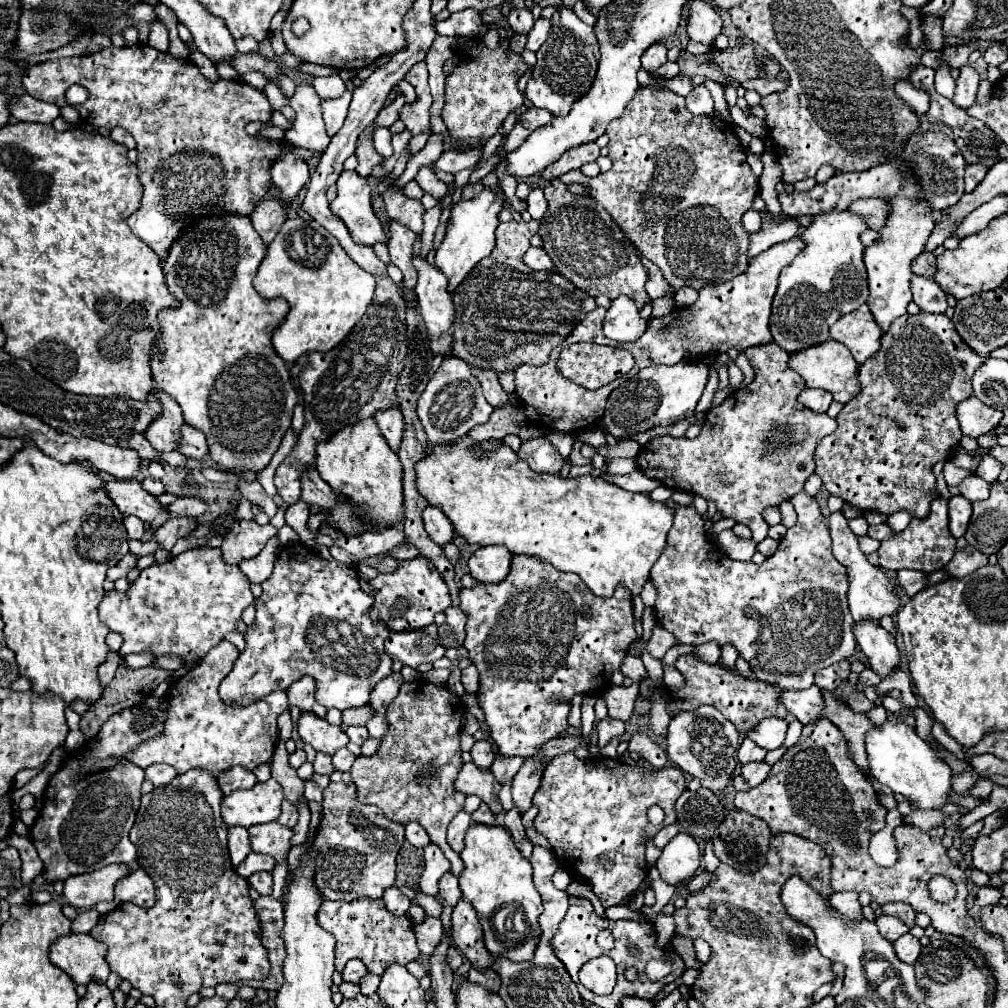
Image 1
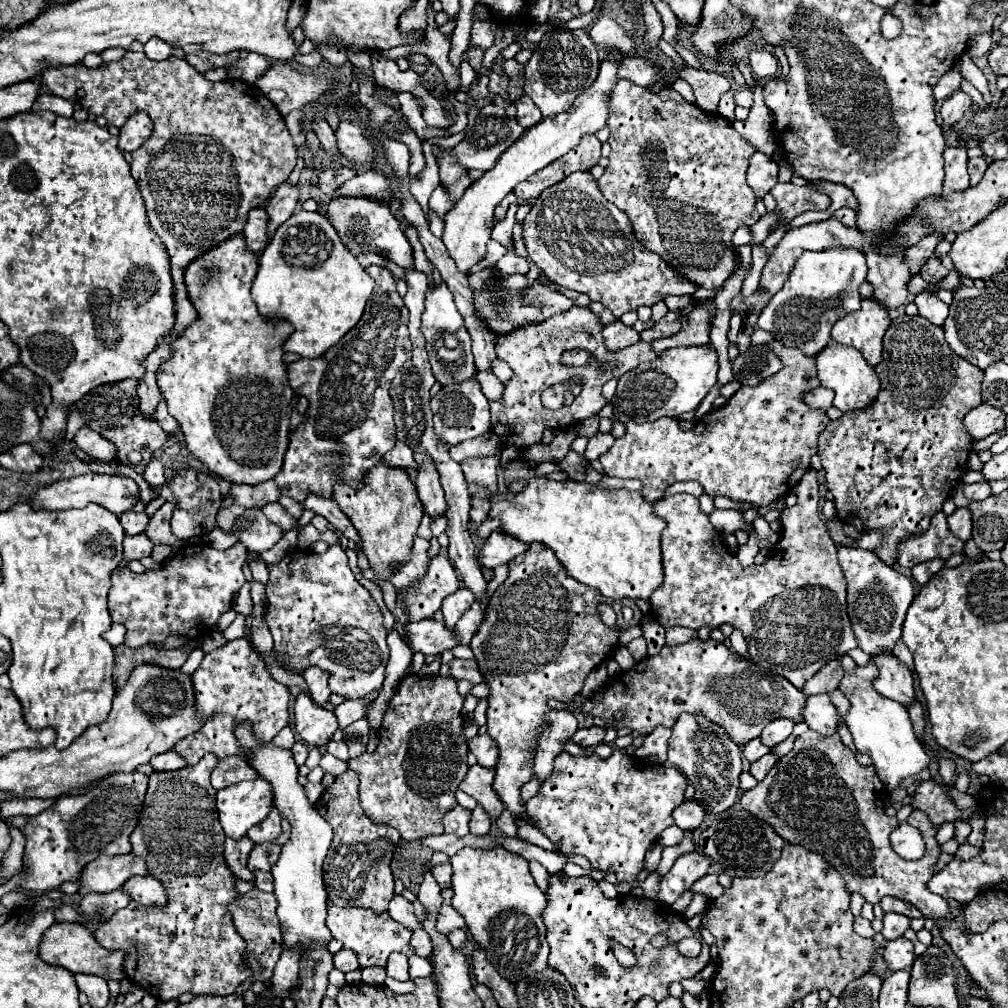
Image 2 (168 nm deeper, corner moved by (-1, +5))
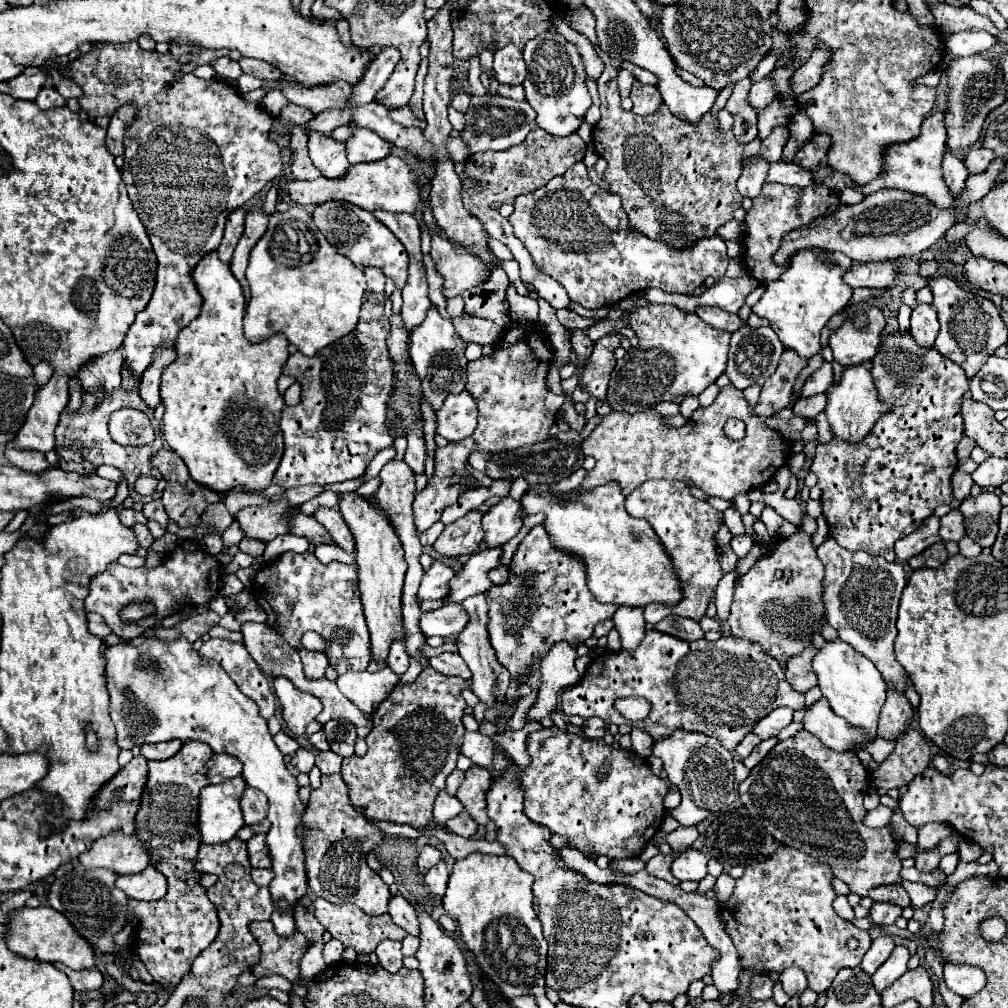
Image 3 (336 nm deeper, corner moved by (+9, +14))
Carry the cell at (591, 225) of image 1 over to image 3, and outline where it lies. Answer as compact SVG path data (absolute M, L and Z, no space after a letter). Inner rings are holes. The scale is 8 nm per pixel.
M584 162L574 164L574 168L568 168L568 172L564 172L562 176L552 178L546 186L530 194L518 196L514 200L514 212L508 220L514 226L514 234L530 252L538 270L542 274L552 276L556 282L560 282L566 288L570 300L590 310L602 308L602 306L616 306L620 300L652 286L664 292L688 294L688 292L694 292L710 276L720 280L728 266L726 244L718 236L698 240L694 248L670 248L668 244L642 236L642 232L630 226L628 216L620 206L620 196L614 196L602 190L600 186L596 186L590 180Z

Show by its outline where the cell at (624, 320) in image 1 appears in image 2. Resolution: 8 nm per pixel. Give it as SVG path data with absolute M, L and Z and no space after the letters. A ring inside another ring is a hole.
M616 319L614 323L608 323L604 327L604 341L608 351L616 351L616 349L624 349L628 345L638 343L640 333L632 325L624 325L620 319Z

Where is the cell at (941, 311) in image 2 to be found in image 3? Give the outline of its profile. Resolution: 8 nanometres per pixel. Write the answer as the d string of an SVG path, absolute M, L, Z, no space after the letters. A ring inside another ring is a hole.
M918 304L912 310L912 328L910 334L918 340L920 348L932 348L938 336L938 316L932 304Z

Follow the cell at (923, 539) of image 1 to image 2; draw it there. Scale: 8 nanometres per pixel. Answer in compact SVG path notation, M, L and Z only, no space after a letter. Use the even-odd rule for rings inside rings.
M940 511L932 517L926 533L916 537L906 537L898 545L896 563L900 567L914 567L916 563L924 563L930 559L948 559L950 555L958 555L964 551L964 541L954 537L948 529L946 515Z

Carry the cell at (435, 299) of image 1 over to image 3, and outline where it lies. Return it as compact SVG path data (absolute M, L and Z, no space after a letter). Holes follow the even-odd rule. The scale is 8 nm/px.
M434 306L428 310L426 320L410 334L410 356L422 384L420 386L422 398L430 402L434 412L438 412L438 408L444 404L448 394L462 392L466 386L468 360L464 356L464 350L466 350L466 342L454 332L454 324L444 320Z

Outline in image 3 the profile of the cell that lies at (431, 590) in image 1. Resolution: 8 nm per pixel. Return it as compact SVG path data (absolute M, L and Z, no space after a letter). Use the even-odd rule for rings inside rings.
M440 560L432 564L428 572L424 572L418 598L420 600L444 600L448 596L448 582L454 576L454 570Z

